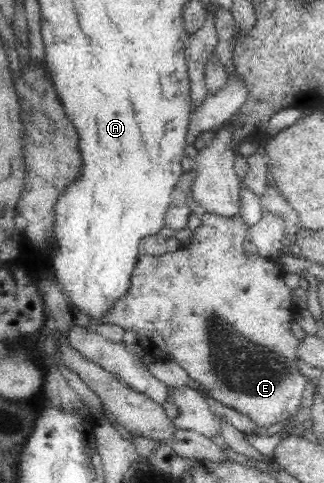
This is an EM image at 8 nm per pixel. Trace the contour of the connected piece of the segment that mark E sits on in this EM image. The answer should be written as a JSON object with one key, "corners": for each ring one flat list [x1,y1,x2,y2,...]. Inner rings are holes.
{"corners":[[206,212,201,218,201,224,192,231,192,235,188,240,188,244,176,251,167,251,166,254,154,257,150,255,140,254,136,260,136,266,133,267,130,276,128,292,122,298,118,298,113,303,112,310,108,314,104,314,100,320,91,320,87,318,89,323,95,327,100,323,114,324,125,331,134,331,137,334,137,346,139,346,142,356,145,358,153,358,157,360,174,360,184,370,192,380,196,380,200,387,208,391,212,398,216,401,230,407,234,410,248,416,260,429,266,430,272,425,287,420,296,414,298,406,302,400,302,392,308,379,298,370,297,346,300,340,296,338,291,331,291,320,297,314,297,310,291,299,292,290,284,283,285,272,273,260,262,258,258,254,253,255,244,251,244,245,247,242,247,230,249,226,241,218,236,216,233,218,220,217,218,214],[184,265,196,265,196,270,184,270]]}

